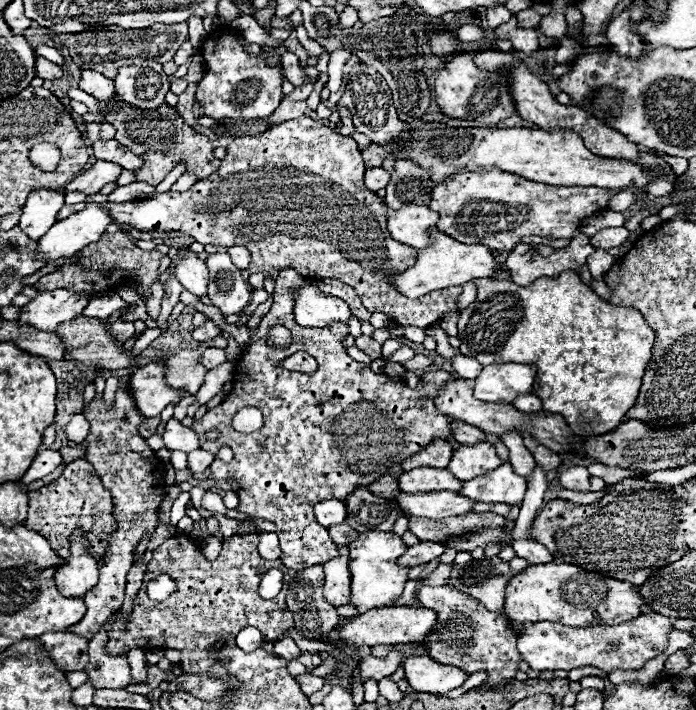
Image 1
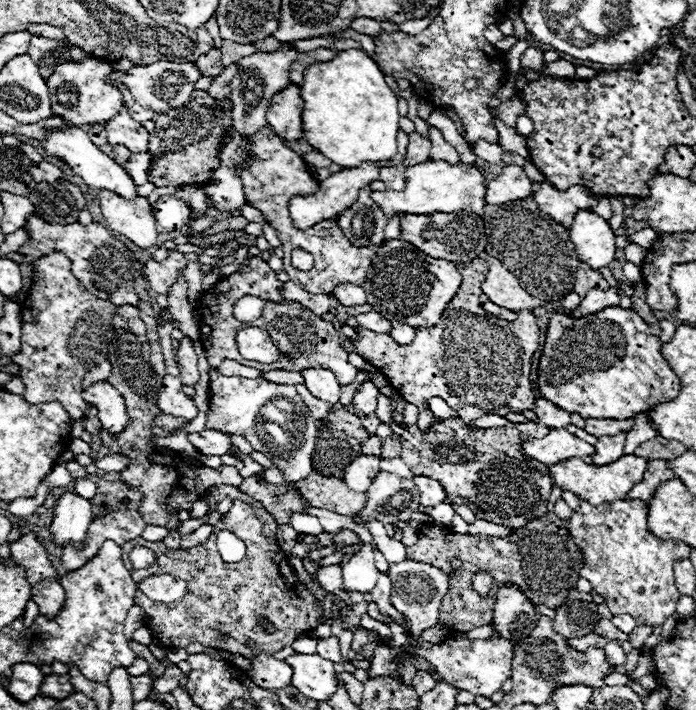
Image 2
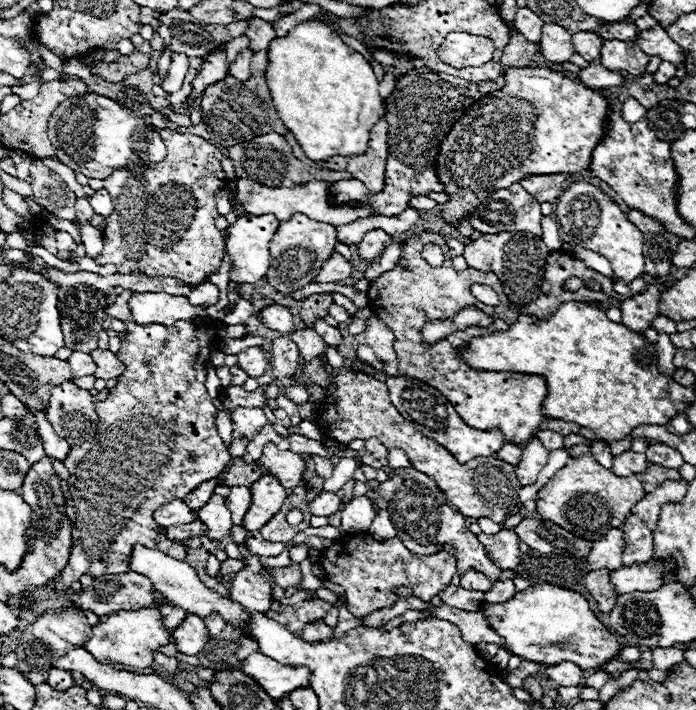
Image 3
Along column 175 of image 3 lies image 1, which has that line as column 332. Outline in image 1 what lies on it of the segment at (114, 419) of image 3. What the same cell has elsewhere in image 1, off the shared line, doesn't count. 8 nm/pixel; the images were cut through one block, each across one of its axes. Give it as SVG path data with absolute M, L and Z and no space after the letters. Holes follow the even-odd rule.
M294 268L280 270L276 278L274 304L270 312L262 318L256 332L258 338L264 338L268 334L266 332L268 328L280 324L292 332L292 344L288 348L268 348L264 342L250 342L236 364L232 392L224 398L222 404L212 408L210 414L204 414L200 420L194 420L192 424L192 428L198 434L210 432L212 428L220 432L220 438L216 442L202 444L204 450L218 452L218 448L224 444L234 450L234 460L228 464L214 458L214 462L210 464L210 480L224 480L230 484L230 488L240 498L238 512L254 520L266 520L276 524L276 534L280 538L280 548L282 548L280 560L290 570L302 570L314 564L324 564L328 558L338 556L338 548L330 540L328 530L316 522L314 504L322 500L344 500L354 490L366 488L372 482L376 482L376 478L384 476L392 466L402 464L408 456L424 450L424 446L428 446L432 440L448 438L450 434L454 434L452 418L446 414L440 414L434 408L432 398L448 382L454 382L456 376L446 370L424 372L424 376L420 376L418 388L410 388L402 380L392 382L390 378L386 378L386 374L372 372L370 364L352 360L346 354L346 348L342 344L344 336L348 336L346 324L334 322L332 326L326 326L326 328L308 328L308 326L298 326L294 322L294 316L292 316L294 294L296 290L300 290L302 282L304 282L304 276L300 276ZM294 352L308 352L310 356L314 356L318 360L318 370L314 374L300 374L300 372L288 372L278 368L278 362L292 356ZM422 394L428 394L428 402L424 404L424 410L418 402ZM244 406L256 406L264 412L266 424L258 432L240 434L232 428L232 418Z

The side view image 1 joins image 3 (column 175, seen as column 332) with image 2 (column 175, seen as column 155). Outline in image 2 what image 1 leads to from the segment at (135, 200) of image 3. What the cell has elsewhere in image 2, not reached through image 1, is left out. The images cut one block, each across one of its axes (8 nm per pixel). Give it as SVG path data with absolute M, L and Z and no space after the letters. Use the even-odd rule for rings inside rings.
M174 194L158 198L158 202L152 206L152 212L156 218L158 232L184 230L190 224L190 208Z

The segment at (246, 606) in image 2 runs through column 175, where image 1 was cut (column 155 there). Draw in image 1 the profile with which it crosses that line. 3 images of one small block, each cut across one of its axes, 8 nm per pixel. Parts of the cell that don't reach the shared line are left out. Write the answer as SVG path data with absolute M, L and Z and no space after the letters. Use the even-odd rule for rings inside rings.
M188 534L176 536L160 544L154 550L154 556L160 556L162 562L156 558L150 562L148 572L144 576L144 586L138 592L134 602L134 612L128 618L126 630L114 630L110 634L108 652L110 654L126 654L130 648L176 648L180 650L180 662L184 672L208 672L227 679L231 687L237 687L239 681L230 677L228 671L218 660L218 652L210 652L214 642L218 640L234 640L242 628L254 626L262 632L264 642L274 642L284 632L288 632L292 622L292 612L286 606L286 590L290 584L290 570L280 562L268 562L260 558L258 550L258 534L244 534L232 536L224 542L220 556L214 562L208 562L200 552L200 542L190 538ZM270 568L280 568L284 572L284 588L272 600L262 600L258 596L258 584ZM158 574L170 574L176 578L176 592L172 598L164 602L152 602L146 596L146 582L156 578Z

